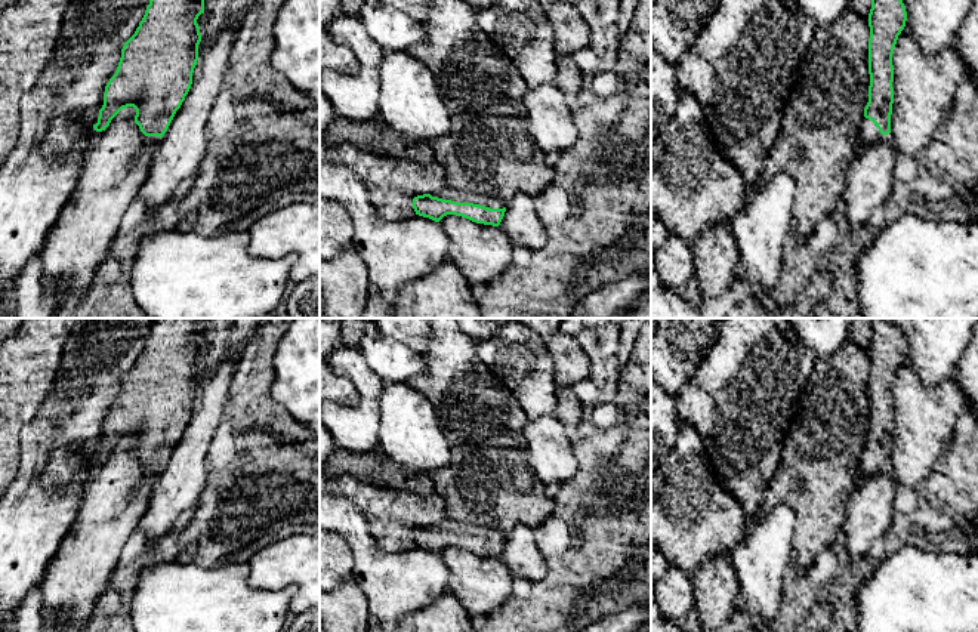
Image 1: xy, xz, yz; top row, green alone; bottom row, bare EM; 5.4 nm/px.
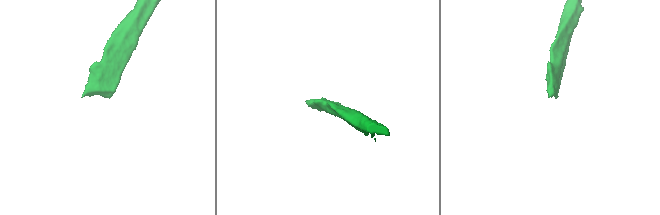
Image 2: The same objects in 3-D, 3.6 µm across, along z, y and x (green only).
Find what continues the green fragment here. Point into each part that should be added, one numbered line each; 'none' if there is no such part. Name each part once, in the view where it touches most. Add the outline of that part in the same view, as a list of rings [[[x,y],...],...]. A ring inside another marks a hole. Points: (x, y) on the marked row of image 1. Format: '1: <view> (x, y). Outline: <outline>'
1: xz (454, 194). Outline: [[[445,186],[445,188],[442,188],[436,192],[432,192],[431,195],[442,198],[442,200],[457,201],[457,203],[473,203],[473,204],[490,207],[490,209],[503,209],[503,207],[506,207],[505,200],[497,198],[491,194],[463,192],[459,188],[450,188],[450,186]]]

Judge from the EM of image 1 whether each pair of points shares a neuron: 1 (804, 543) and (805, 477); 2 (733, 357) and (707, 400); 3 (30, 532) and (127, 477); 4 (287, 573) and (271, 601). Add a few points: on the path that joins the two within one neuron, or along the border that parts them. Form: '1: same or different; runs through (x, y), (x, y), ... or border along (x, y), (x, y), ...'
1: same; runs through (807, 527), (807, 493)
2: same; runs through (733, 367), (733, 372), (718, 390)
3: different; border along (92, 474), (80, 511), (65, 535)
4: different; border along (249, 570), (256, 588), (293, 586), (290, 610)

